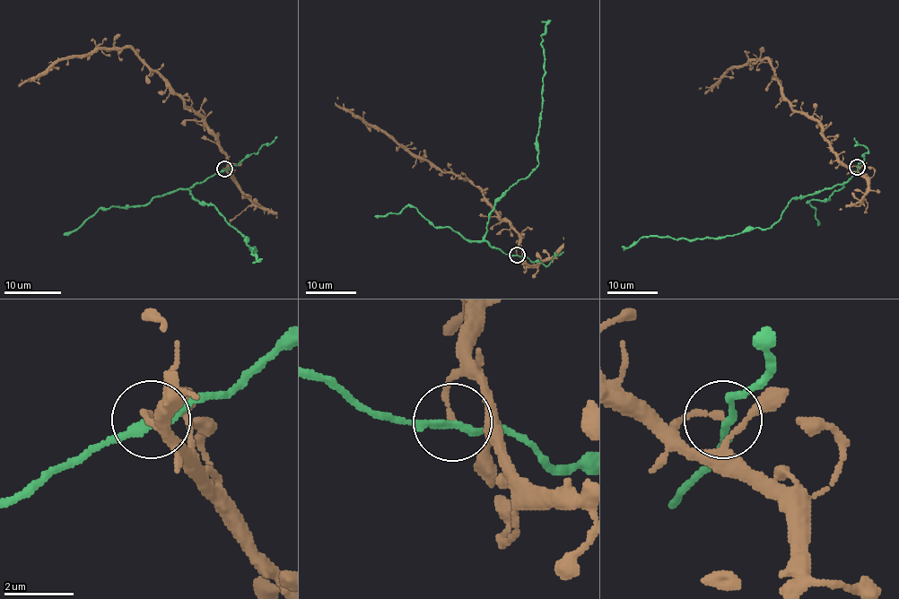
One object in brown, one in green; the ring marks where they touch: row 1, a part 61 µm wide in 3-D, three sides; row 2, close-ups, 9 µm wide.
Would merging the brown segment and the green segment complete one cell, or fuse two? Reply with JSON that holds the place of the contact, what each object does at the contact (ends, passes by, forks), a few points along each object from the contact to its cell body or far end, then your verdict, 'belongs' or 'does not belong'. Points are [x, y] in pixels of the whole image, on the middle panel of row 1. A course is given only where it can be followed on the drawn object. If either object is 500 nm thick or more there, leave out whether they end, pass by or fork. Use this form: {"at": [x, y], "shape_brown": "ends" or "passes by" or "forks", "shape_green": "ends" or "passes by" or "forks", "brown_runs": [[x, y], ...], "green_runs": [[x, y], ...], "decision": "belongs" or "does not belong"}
{"at": [517, 255], "shape_brown": "ends", "shape_green": "passes by", "brown_runs": [[517, 256], [519, 237], [484, 194], [467, 180], [442, 172], [405, 151], [385, 134], [336, 104], [338, 97]], "green_runs": [[517, 256], [492, 247], [484, 238], [494, 204], [538, 163], [545, 71], [542, 21]], "decision": "belongs"}

